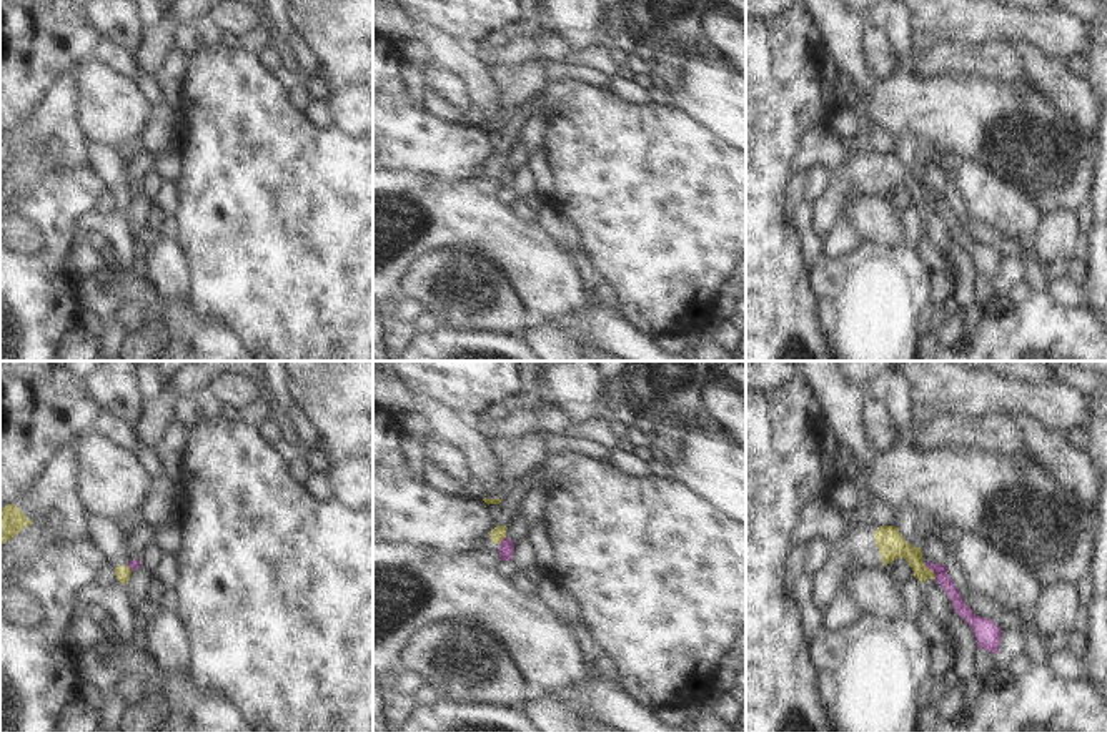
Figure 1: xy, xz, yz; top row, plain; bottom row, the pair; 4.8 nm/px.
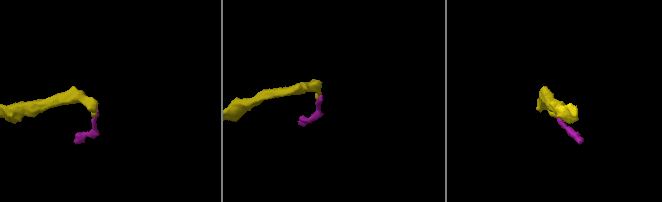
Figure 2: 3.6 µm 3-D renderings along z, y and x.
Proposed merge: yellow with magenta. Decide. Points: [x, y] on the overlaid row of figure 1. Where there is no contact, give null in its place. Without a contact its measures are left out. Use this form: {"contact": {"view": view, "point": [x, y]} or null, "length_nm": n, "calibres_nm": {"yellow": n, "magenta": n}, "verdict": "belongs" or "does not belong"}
{"contact": {"view": "yz", "point": [931, 571]}, "length_nm": 90, "calibres_nm": {"yellow": 130, "magenta": 70}, "verdict": "does not belong"}

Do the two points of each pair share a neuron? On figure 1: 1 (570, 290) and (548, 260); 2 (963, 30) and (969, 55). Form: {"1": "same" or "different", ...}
{"1": "same", "2": "different"}

